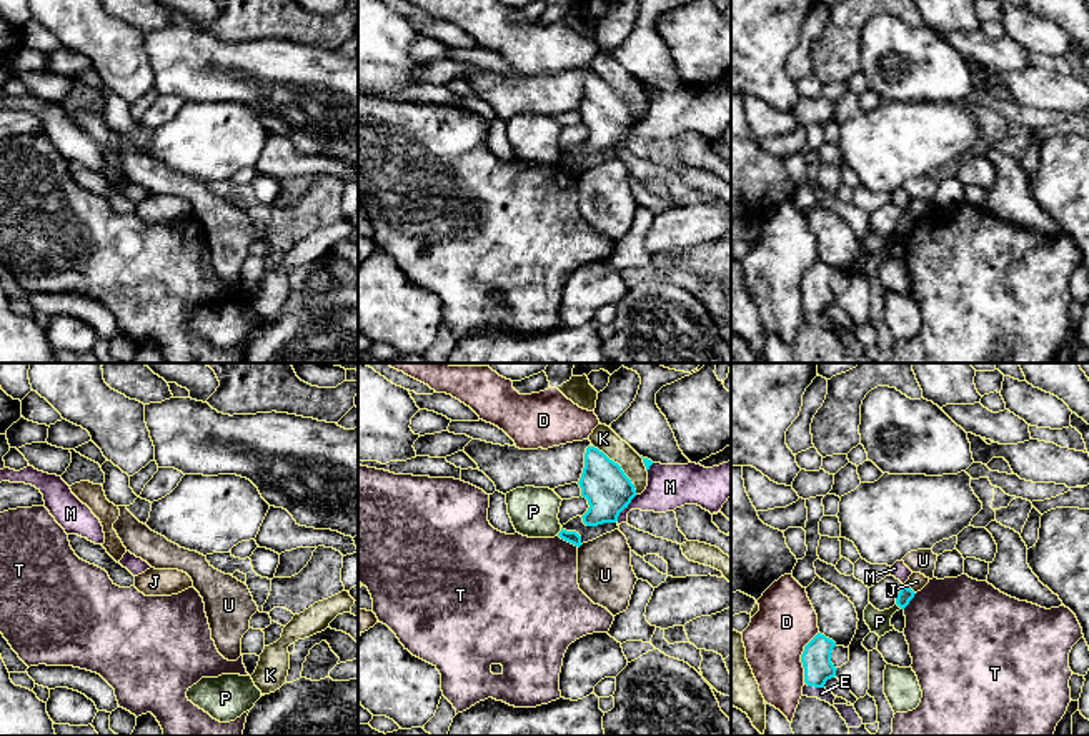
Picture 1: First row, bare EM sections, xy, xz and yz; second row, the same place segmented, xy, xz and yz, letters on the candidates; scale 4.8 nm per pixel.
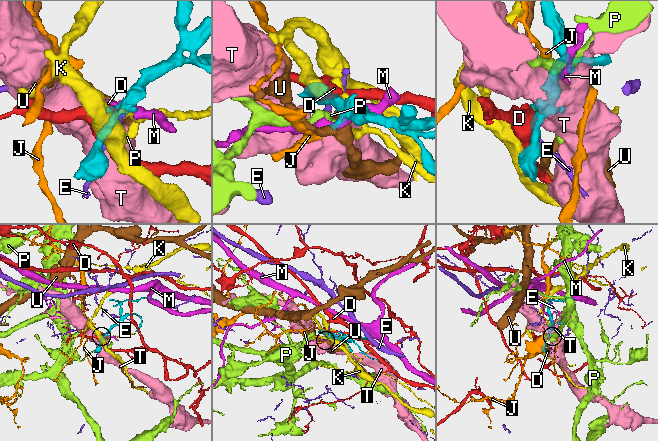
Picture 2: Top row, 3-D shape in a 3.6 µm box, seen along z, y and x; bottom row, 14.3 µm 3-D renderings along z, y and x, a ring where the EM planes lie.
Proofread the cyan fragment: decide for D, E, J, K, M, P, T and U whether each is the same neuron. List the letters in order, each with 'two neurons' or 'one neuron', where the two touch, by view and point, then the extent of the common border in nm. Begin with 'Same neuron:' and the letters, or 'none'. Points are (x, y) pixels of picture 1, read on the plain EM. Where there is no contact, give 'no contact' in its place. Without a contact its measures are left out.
Same neuron: none
D: two neurons | yz (801, 283) | 260 nm
E: two neurons | yz (815, 313) | 100 nm
J: two neurons | yz (909, 215) | 70 nm
K: two neurons | xz (620, 94) | 320 nm
M: two neurons | xz (625, 134) | 170 nm
P: two neurons | xz (560, 159) | 50 nm
T: two neurons | xz (568, 169) | 120 nm
U: two neurons | no contact

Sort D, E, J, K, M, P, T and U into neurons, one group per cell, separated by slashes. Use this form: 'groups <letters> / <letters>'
groups D / E / J / K / M / P / T / U

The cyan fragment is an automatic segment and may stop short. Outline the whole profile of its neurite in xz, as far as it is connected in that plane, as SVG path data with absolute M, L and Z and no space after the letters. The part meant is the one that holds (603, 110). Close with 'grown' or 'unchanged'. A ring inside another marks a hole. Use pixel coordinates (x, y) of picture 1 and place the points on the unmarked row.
M594 73L586 75L584 95L578 112L581 123L589 132L581 143L586 153L616 150L619 140L636 123L634 112L621 93Z; unchanged

